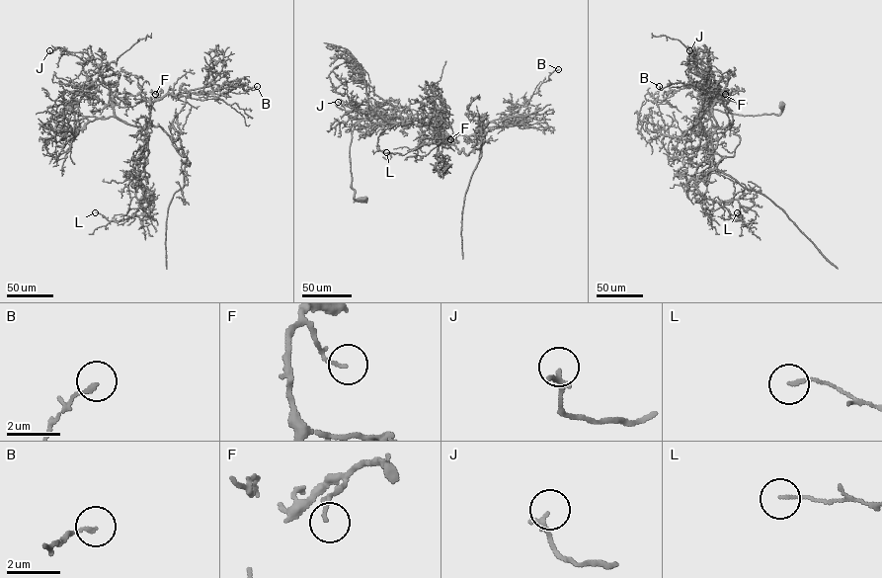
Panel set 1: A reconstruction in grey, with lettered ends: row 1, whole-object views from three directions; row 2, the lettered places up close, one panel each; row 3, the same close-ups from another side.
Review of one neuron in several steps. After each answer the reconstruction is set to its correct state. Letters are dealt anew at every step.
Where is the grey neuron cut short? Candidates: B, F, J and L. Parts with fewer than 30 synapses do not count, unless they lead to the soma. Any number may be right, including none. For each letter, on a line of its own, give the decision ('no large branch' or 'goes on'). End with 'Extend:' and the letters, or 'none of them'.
B: no large branch
F: no large branch
J: no large branch
L: no large branch
Extend: none of them

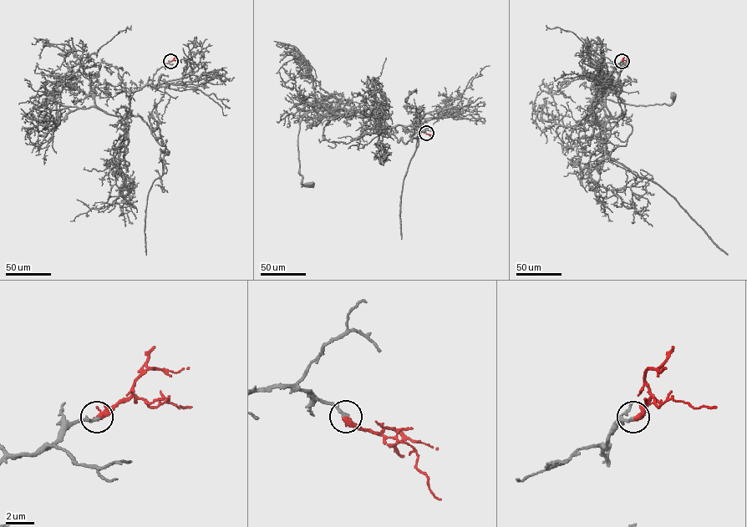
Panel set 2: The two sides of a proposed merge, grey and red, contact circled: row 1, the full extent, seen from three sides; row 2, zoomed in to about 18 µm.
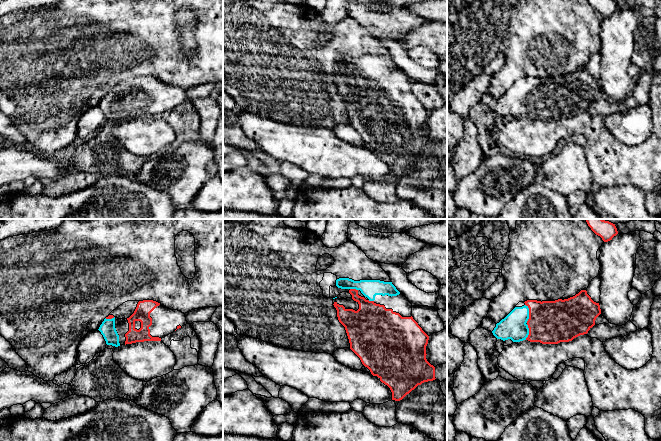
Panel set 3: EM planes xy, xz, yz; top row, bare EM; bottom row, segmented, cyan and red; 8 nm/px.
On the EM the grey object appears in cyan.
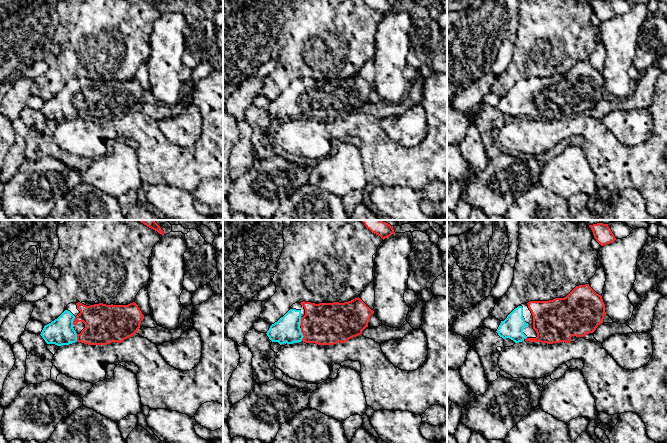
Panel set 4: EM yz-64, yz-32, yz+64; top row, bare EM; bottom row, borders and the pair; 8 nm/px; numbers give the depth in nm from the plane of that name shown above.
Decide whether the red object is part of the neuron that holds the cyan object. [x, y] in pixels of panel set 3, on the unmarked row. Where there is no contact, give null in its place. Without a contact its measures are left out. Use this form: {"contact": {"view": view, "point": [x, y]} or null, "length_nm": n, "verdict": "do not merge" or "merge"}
{"contact": {"view": "yz", "point": [528, 89]}, "length_nm": 150, "verdict": "merge"}

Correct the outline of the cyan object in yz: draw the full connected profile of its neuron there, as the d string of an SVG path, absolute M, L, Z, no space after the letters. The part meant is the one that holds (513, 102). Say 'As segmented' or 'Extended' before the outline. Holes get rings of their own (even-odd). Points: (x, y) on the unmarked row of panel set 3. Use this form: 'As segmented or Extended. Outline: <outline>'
Extended. Outline: M586 66L564 76L524 79L496 100L492 109L497 115L542 120L569 118L587 110L601 90L599 79L594 78Z

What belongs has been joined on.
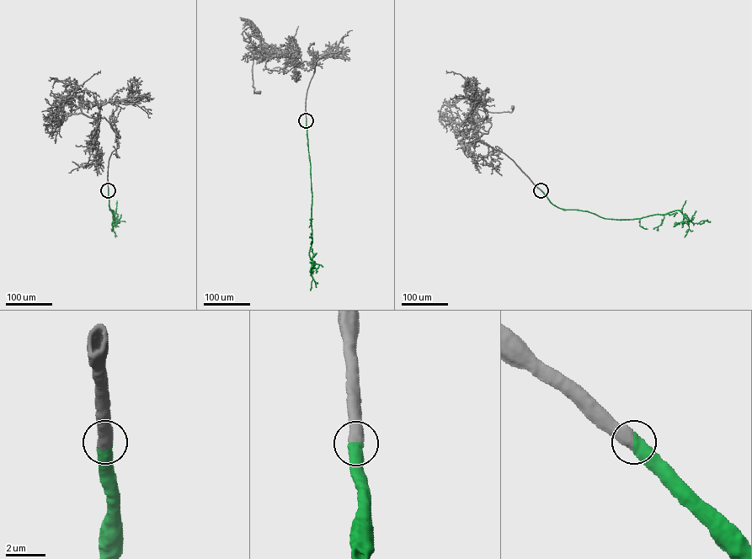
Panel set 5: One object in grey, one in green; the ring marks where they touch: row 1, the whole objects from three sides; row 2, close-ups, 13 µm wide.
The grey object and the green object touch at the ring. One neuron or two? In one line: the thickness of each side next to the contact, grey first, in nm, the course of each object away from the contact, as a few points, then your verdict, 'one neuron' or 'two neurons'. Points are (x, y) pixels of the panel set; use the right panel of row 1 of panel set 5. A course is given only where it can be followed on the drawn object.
calibres 600 and 600 nm; course grey (541, 190), (512, 160), (480, 139), (491, 124), (477, 117), (475, 109), (511, 112), (513, 107); course green (541, 190), (558, 207), (587, 211), (605, 218), (639, 219), (678, 210), (694, 223), (710, 221); one neuron

